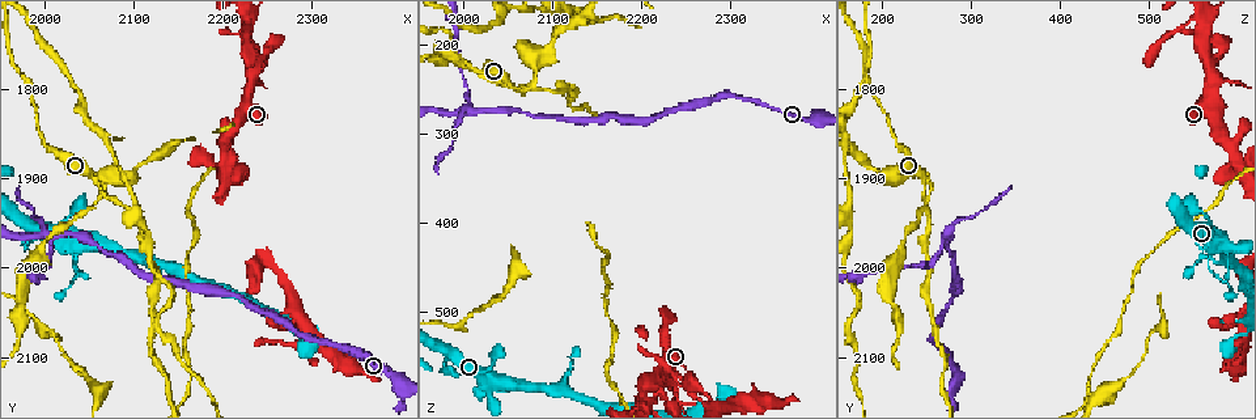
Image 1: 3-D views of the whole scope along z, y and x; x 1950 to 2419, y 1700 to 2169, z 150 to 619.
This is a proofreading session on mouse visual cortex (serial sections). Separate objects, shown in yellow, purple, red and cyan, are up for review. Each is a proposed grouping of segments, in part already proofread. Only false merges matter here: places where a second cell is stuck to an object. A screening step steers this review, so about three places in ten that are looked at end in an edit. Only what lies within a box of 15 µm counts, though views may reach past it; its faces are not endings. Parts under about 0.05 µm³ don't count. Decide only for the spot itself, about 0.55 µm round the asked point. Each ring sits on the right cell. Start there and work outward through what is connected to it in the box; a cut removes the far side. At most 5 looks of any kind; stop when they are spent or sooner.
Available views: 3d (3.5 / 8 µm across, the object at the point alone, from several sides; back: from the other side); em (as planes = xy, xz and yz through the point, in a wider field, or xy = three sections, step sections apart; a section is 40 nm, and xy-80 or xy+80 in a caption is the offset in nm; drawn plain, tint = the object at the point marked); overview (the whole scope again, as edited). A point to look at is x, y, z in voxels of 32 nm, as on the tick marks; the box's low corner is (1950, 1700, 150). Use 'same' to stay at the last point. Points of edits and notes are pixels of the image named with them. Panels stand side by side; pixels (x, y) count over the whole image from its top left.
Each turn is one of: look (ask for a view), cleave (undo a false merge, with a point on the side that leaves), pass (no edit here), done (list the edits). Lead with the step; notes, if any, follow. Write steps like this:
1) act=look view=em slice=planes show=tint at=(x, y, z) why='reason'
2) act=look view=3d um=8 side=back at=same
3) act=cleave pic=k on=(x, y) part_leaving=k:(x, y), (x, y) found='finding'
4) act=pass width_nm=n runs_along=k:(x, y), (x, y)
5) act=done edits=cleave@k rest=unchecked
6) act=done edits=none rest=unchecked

act=look view=3d um=3.5 at=(2060, 1900, 250) why='abrupt turn'

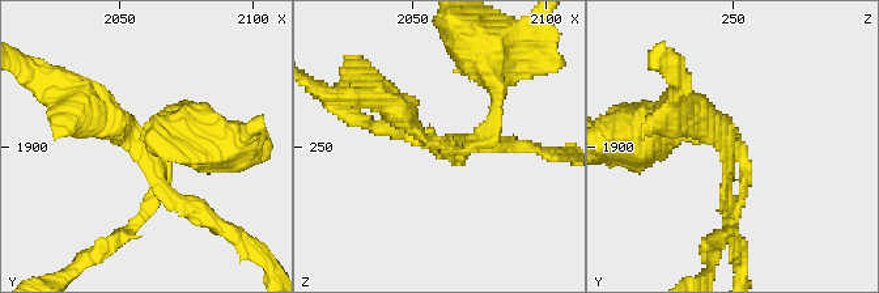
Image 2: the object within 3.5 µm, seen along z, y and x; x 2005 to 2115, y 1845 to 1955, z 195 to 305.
act=look view=em slice=xy step=5 show=tint at=(2065, 1901, 250) arms=4 arm_widths_nm=150,150,200,350

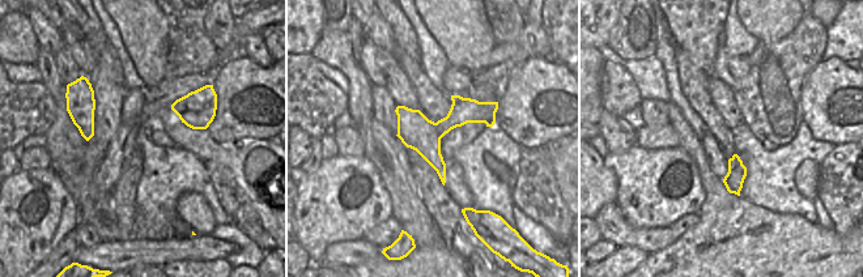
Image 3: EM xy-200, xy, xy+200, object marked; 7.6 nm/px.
act=cleave pic=2 on=(151, 204) part_leaving=2:(162, 143), (199, 143) found='a second cell is stuck on'

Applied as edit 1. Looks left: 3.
act=look view=3d um=3.5 side=back at=(2035, 1995, 570) why='thick turns thin'

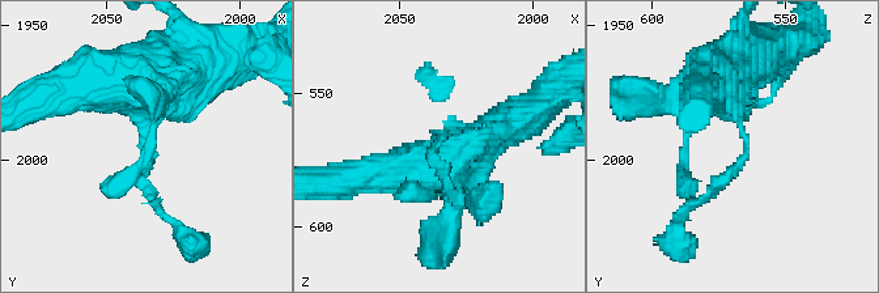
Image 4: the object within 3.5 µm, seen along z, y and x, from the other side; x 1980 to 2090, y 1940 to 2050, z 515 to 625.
act=look view=em slice=planes show=tint at=(2035, 1992, 565) arm_widths_nm=150,600 why='shape alone is not enough'

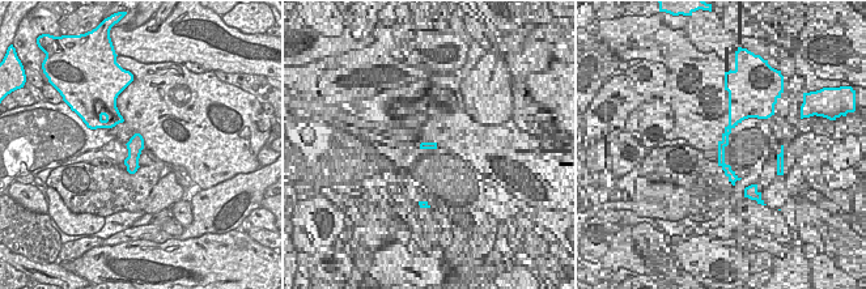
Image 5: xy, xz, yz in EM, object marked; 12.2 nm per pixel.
act=pass runs_along=4:(170, 77), (143, 97), (155, 202) found='one cell here'

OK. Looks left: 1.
act=done edits=cleave@2 rest=unchecked

